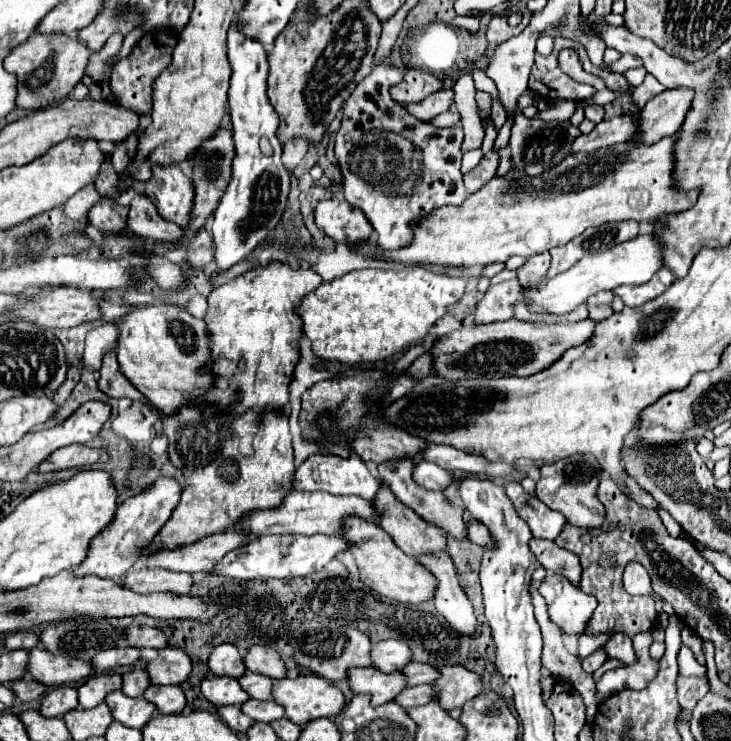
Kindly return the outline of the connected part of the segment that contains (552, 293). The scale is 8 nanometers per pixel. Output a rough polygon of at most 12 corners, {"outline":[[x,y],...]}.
{"outline":[[652,234],[578,260],[526,290],[534,314],[572,312],[596,292],[662,268]]}

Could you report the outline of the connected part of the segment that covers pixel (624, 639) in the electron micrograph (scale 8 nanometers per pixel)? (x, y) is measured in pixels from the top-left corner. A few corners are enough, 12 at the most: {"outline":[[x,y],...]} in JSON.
{"outline":[[616,632],[604,648],[624,664],[638,660],[628,636]]}

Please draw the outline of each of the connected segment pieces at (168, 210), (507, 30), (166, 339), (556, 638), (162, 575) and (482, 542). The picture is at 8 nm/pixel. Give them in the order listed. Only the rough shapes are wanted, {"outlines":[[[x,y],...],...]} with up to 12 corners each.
{"outlines":[[[178,166],[134,182],[162,218],[188,226],[194,184]],[[513,6],[504,15],[494,15],[486,32],[490,43],[500,44],[520,34],[530,22],[524,8],[524,22],[512,28],[508,18]],[[116,320],[122,374],[166,416],[214,376],[204,320]],[[530,584],[544,638],[542,666],[582,694],[588,722],[596,714],[592,674],[564,648],[546,600]],[[130,568],[124,588],[188,594],[186,572]],[[468,522],[468,540],[482,548],[494,544],[488,528]]]}

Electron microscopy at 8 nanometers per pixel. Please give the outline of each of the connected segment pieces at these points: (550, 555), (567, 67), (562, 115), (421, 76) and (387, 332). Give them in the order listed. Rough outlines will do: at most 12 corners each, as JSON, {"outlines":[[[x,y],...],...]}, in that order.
{"outlines":[[[530,540],[540,566],[578,586],[582,568],[574,552],[552,540]],[[574,50],[560,52],[559,66],[576,82],[597,90],[604,81],[583,70]],[[556,99],[533,119],[569,120],[577,101]],[[408,70],[390,94],[398,104],[422,102],[442,80]],[[364,268],[298,306],[320,360],[386,360],[466,282]]]}

